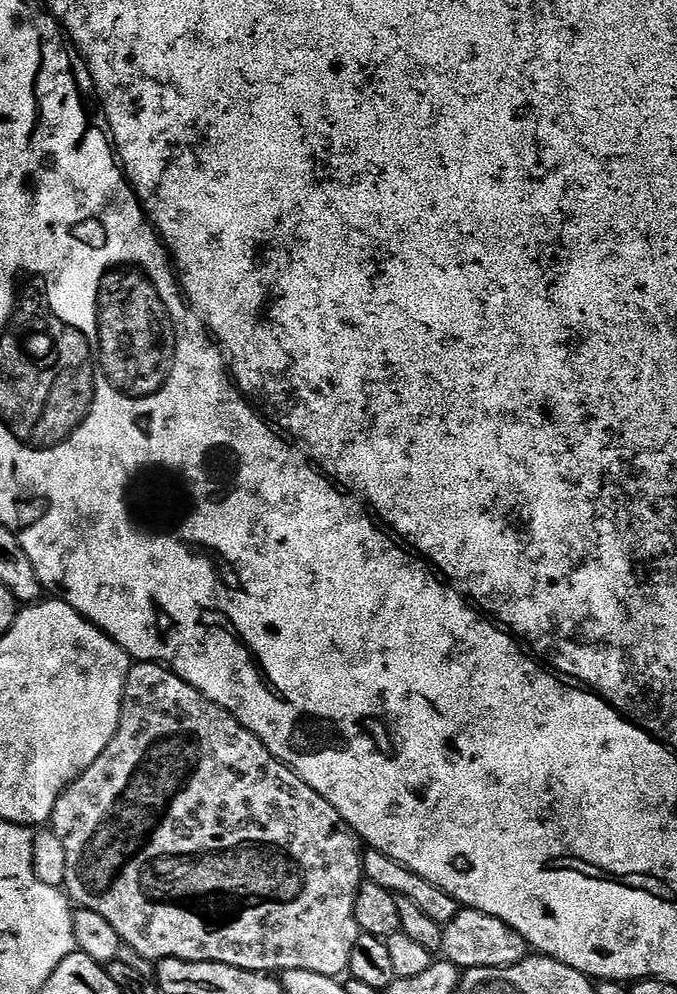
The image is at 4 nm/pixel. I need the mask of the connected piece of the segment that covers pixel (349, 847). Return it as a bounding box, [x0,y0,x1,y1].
[50,662,365,978]

